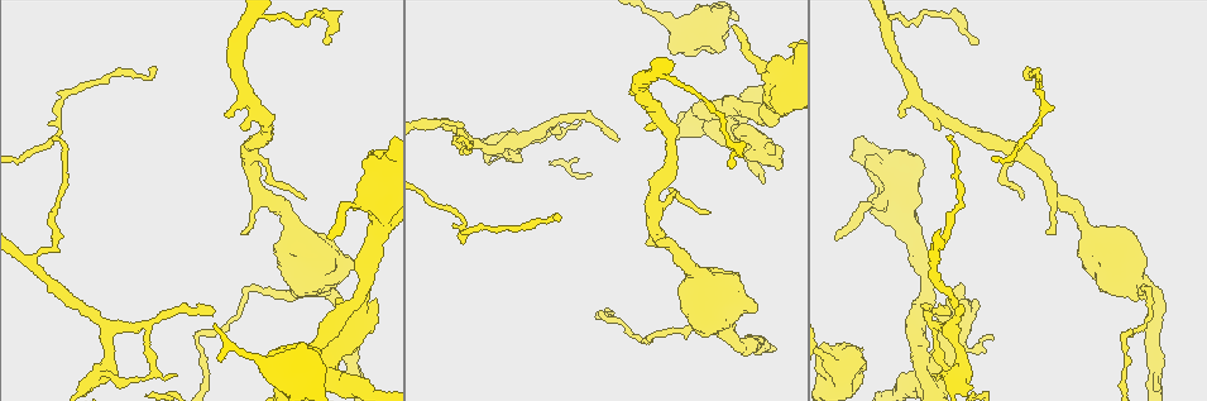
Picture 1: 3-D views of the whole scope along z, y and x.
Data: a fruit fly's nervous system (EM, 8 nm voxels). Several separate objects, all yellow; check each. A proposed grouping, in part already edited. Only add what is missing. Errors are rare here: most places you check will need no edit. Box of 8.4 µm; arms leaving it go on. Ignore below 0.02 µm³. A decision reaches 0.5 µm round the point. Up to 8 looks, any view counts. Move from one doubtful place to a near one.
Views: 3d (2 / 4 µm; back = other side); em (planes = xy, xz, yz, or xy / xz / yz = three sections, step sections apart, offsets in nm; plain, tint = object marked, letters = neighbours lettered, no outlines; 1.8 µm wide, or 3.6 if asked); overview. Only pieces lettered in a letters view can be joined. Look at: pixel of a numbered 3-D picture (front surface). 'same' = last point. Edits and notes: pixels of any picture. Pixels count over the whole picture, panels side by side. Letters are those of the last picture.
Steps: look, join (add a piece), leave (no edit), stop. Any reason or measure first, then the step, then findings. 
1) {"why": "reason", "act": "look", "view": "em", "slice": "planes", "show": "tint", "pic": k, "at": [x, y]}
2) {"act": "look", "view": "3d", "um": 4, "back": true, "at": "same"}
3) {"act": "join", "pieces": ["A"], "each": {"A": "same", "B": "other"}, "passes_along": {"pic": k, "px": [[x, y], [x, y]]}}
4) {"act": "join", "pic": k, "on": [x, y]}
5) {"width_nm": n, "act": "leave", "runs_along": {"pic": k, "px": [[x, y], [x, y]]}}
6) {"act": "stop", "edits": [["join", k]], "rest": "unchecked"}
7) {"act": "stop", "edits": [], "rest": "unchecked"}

{"why": "free end", "act": "look", "view": "em", "slice": "yz", "step": 4, "show": "tint", "pic": 1, "at": [901, 117]}

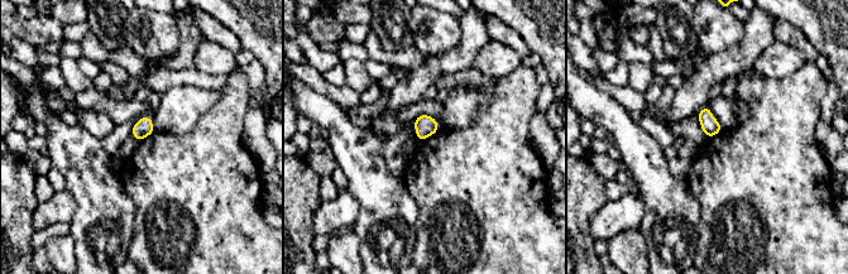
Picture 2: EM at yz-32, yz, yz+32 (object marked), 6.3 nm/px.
{"why": "cut it another way", "act": "look", "view": "em", "slice": "planes", "show": "letters", "at": "same"}

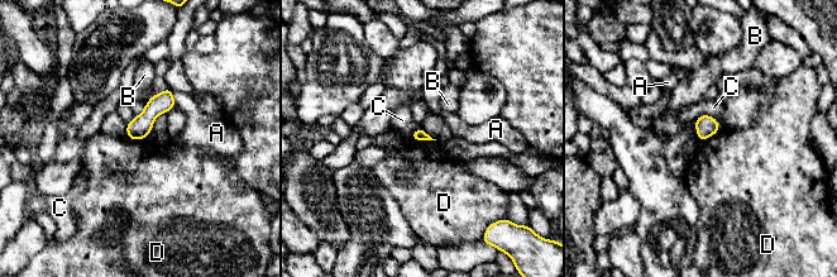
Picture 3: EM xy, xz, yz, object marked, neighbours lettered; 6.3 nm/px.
{"act": "leave", "each": {"A": "other", "B": "other", "C": "other", "D": "other"}, "border": {"pic": 3, "px": [[410, 137], [416, 141], [436, 139]]}, "found": "none of them fits"}

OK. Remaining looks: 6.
{"why": "an open end", "act": "look", "view": "3d", "um": 4, "back": true, "pic": 1, "at": [931, 374]}

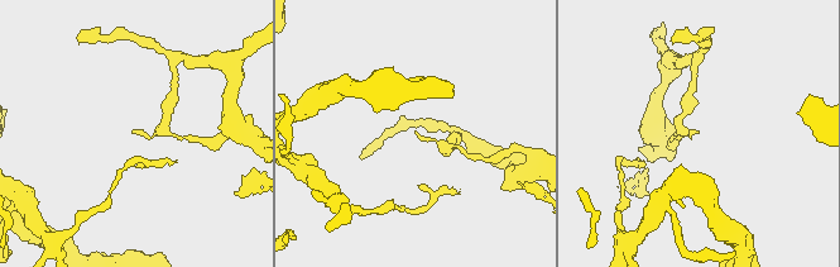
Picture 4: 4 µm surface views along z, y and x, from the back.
{"act": "look", "view": "em", "slice": "planes", "show": "letters", "pic": 4, "at": [414, 130]}

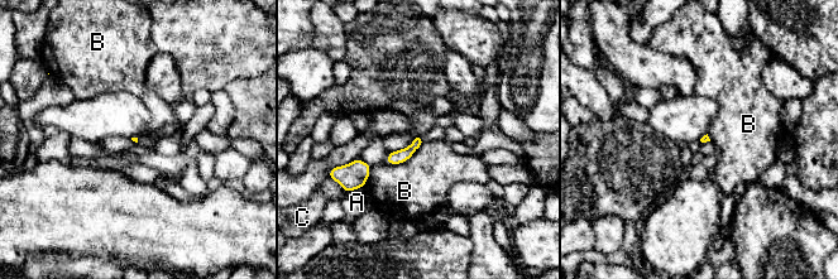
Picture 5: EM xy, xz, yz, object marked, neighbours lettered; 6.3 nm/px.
{"act": "leave", "each": {"A": "other", "B": "other", "C": "other"}, "border": {"pic": 5, "px": [[421, 142], [405, 162], [386, 164]]}, "found": "no lettered piece goes on from it"}

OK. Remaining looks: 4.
{"why": "free end", "act": "look", "view": "em", "slice": "planes", "show": "letters", "pic": 1, "at": [774, 155]}

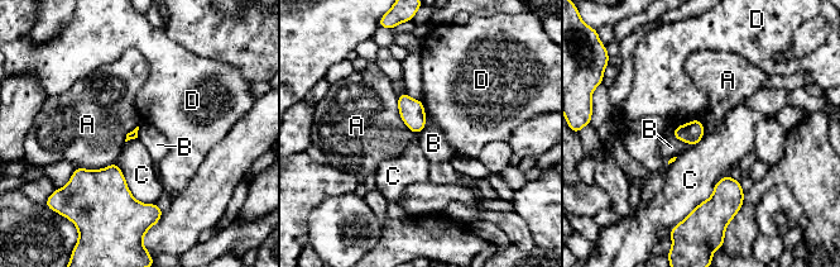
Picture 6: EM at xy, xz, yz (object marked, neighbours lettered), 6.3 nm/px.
{"longest_contact_nm": ["C", 380], "act": "leave", "each": {"A": "other", "B": "other", "C": "other", "D": "other"}, "found": "none of them fits"}

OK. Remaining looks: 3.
{"act": "stop", "edits": [], "rest": "unchecked"}

